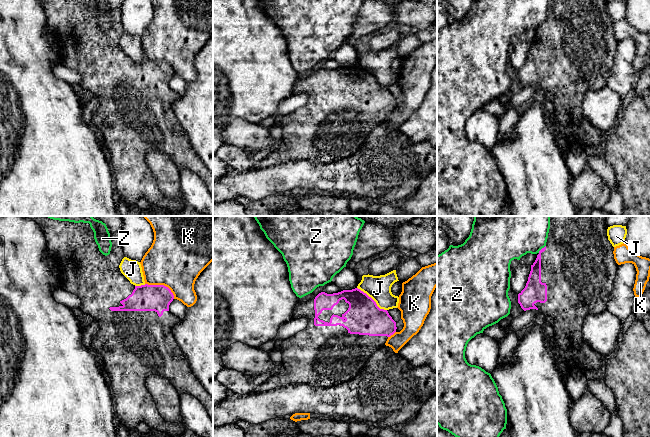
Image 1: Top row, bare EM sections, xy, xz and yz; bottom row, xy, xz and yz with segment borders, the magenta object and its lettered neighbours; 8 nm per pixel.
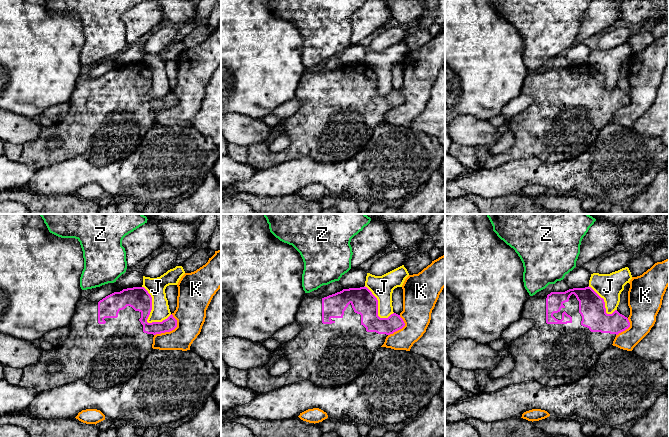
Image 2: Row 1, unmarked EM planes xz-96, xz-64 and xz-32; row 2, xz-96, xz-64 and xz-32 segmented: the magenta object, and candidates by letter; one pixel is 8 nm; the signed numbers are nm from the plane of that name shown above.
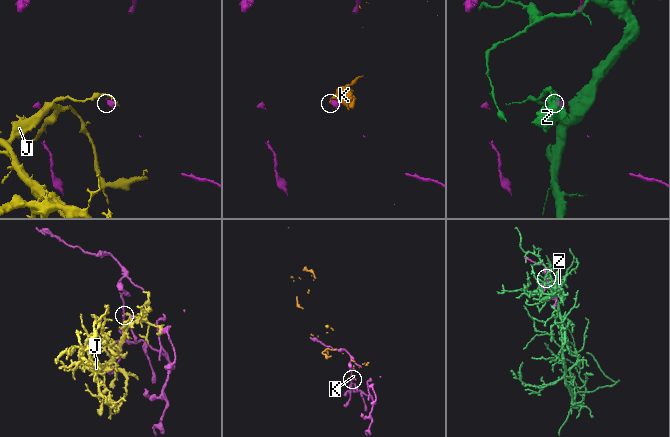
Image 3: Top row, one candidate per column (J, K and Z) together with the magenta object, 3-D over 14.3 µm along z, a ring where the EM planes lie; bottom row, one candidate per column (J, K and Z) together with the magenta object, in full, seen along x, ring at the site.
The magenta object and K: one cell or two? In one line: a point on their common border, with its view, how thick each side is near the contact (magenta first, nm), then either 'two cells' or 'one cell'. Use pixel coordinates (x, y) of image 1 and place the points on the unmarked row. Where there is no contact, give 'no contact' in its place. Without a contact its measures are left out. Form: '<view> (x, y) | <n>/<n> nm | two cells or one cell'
xy (162, 61) | 220/460 nm | two cells

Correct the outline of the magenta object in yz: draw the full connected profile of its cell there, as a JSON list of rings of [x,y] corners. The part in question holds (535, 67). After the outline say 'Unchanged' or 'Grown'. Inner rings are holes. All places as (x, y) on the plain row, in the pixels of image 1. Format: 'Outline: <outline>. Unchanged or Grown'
Outline: [[[550,0],[546,22],[539,27],[525,64],[518,70],[518,79],[526,87],[536,85],[546,93],[554,95],[554,112],[548,114],[548,122],[558,140],[567,145],[598,147],[604,132],[596,128],[582,112],[584,95],[591,90],[607,86],[607,79],[616,53],[618,40],[614,35],[614,23],[608,16],[606,0]]]. Grown

